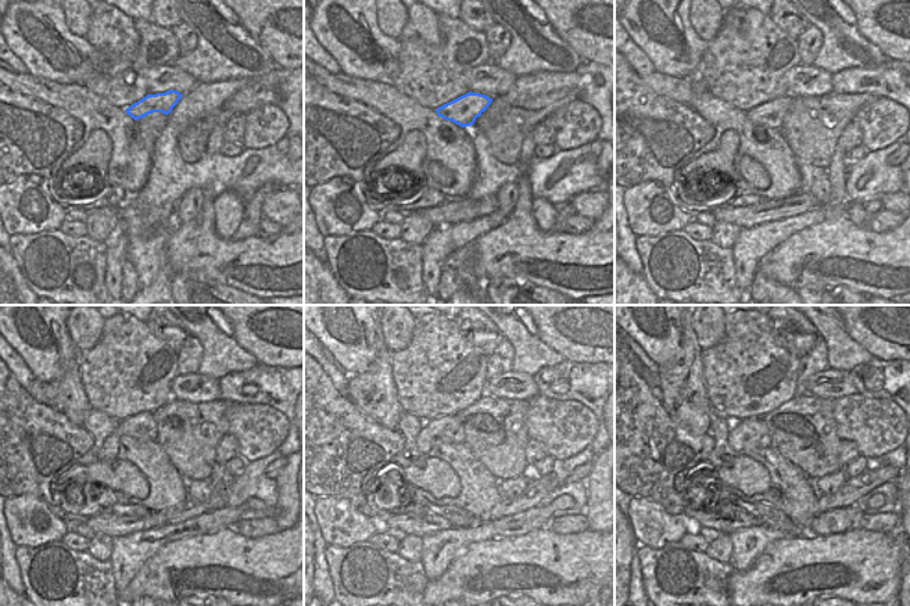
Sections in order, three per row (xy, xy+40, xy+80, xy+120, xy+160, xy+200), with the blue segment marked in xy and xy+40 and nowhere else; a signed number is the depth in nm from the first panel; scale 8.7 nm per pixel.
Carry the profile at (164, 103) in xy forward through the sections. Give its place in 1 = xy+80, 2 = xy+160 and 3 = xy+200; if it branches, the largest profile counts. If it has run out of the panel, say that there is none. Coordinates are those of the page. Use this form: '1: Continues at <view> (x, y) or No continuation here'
1: Continues at xy+80 (770, 114)
2: Continues at xy+160 (443, 430)
3: Continues at xy+200 (752, 433)

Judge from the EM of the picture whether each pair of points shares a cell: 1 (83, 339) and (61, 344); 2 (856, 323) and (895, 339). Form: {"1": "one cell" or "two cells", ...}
{"1": "two cells", "2": "one cell"}

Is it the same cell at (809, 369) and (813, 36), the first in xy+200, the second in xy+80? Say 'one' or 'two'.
one

